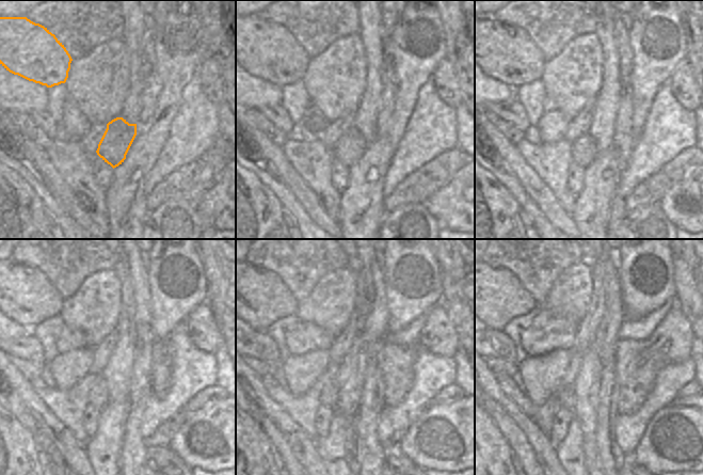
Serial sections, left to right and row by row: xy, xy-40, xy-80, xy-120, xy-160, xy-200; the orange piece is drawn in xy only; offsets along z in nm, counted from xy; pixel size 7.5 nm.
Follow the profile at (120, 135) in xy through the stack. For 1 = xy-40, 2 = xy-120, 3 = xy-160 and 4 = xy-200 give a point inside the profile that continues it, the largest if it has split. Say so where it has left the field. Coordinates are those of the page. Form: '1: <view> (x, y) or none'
1: xy-40 (350, 146)
2: xy-120 (98, 395)
3: xy-160 (329, 395)
4: xy-200 (565, 396)

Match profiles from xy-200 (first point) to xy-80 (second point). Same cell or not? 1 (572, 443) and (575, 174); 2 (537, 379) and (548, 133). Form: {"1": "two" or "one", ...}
{"1": "two", "2": "one"}

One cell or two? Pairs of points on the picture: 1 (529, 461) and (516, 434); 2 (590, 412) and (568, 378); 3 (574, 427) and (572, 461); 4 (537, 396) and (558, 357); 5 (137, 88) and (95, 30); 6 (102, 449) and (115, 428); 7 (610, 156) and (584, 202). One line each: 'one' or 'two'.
1: one
2: two
3: one
4: one
5: two
6: one
7: one

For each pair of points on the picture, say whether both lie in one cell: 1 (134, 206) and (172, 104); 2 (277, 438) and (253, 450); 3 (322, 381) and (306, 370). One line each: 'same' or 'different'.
1: same
2: different
3: different

